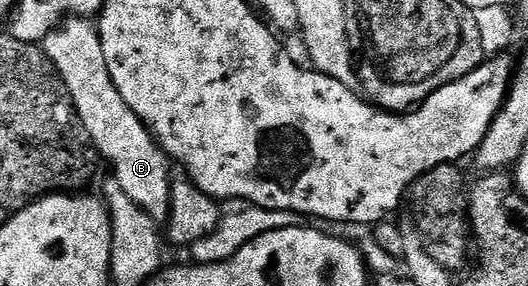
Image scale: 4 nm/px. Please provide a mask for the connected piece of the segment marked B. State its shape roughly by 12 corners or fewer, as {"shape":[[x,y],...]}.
{"shape":[[99,28],[42,48],[122,191],[167,222],[170,158],[118,95]]}

